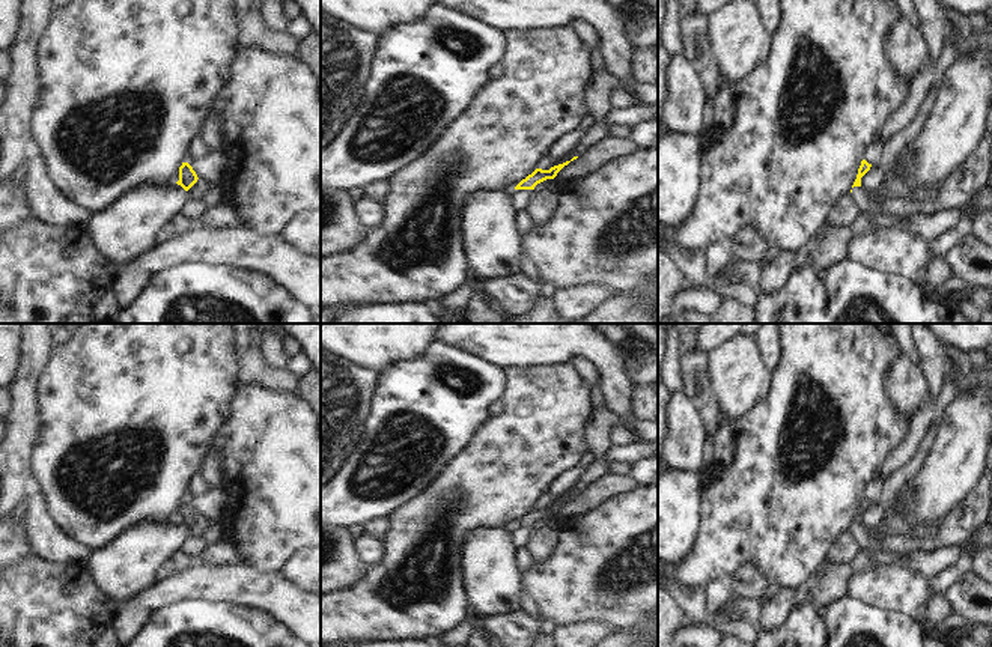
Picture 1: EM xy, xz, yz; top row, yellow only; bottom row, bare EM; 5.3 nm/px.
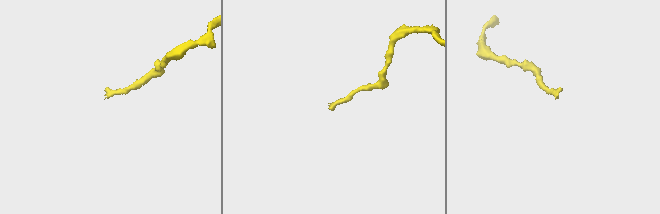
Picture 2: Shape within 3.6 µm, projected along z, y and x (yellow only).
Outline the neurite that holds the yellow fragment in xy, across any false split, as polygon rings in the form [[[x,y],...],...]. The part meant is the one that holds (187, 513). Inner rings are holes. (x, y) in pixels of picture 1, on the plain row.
[[[188,500],[179,504],[179,518],[166,522],[143,521],[129,525],[87,561],[96,584],[116,605],[149,588],[161,563],[170,563],[187,528],[197,519]]]

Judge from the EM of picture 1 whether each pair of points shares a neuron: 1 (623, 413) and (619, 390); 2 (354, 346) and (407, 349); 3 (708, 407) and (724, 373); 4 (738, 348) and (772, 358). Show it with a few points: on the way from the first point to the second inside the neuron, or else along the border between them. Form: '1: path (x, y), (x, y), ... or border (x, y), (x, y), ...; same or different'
1: path (620, 407), (619, 396); same
2: path (368, 346), (393, 346); same
3: border (700, 361), (706, 369), (709, 385), (721, 411); different
4: border (754, 339), (762, 360), (771, 372); different

